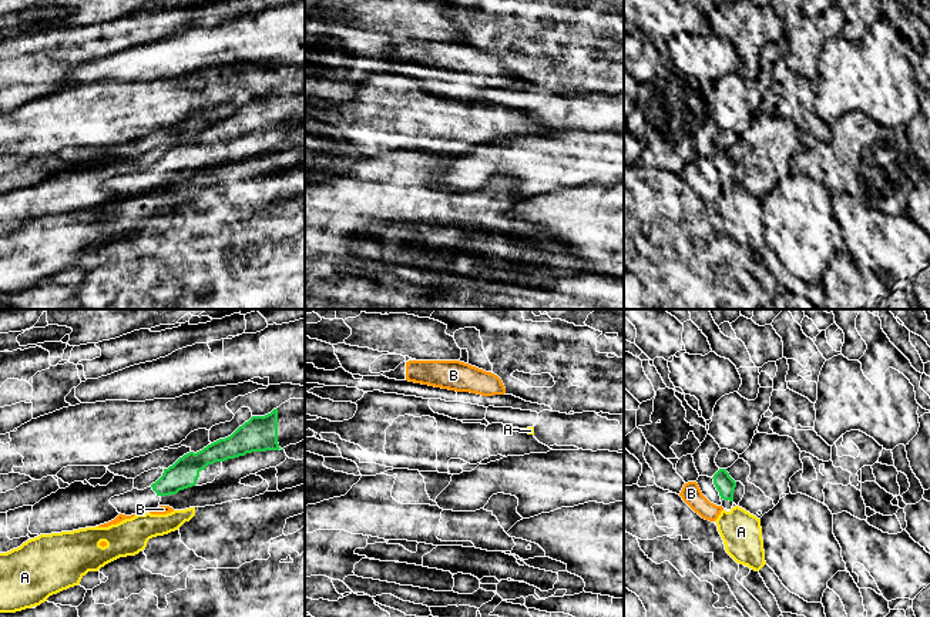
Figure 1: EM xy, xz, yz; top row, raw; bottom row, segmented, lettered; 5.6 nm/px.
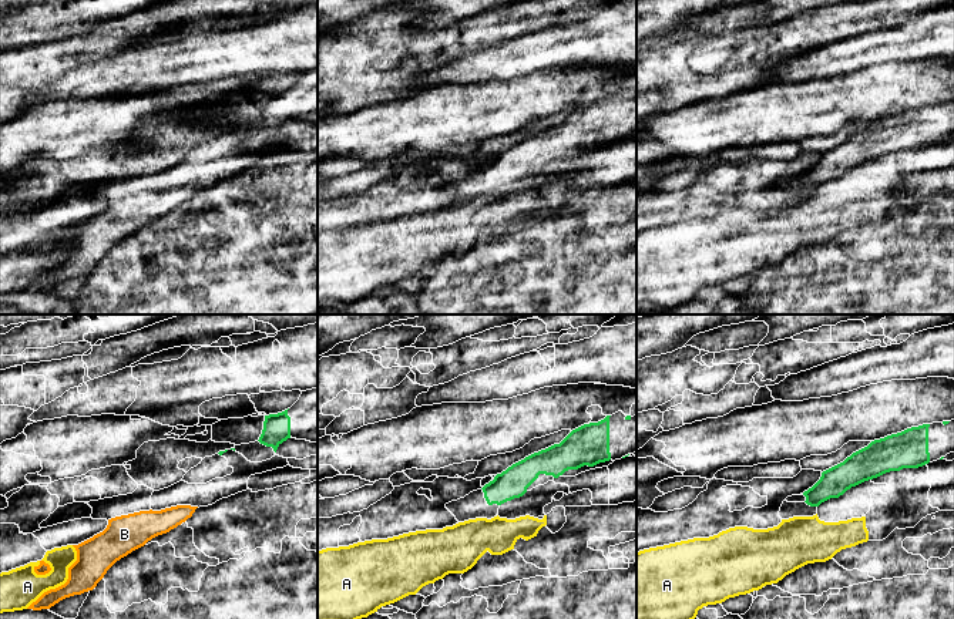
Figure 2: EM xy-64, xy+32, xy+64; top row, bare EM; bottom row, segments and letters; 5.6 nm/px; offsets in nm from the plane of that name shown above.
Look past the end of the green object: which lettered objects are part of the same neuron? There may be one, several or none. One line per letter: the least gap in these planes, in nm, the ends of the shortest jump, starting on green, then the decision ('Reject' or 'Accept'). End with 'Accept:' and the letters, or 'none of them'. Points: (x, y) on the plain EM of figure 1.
A: Distance 40 nm. Across: yz (732, 181), (735, 187). Reject
B: Distance 40 nm. Across: yz (724, 180), (721, 187). Accept
Accept: B

